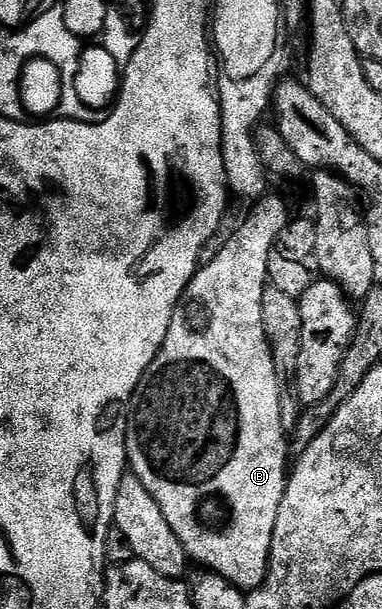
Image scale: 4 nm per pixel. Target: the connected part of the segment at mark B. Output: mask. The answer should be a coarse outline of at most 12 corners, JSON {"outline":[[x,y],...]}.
{"outline":[[268,193],[131,396],[127,462],[200,568],[267,580],[289,439]]}

